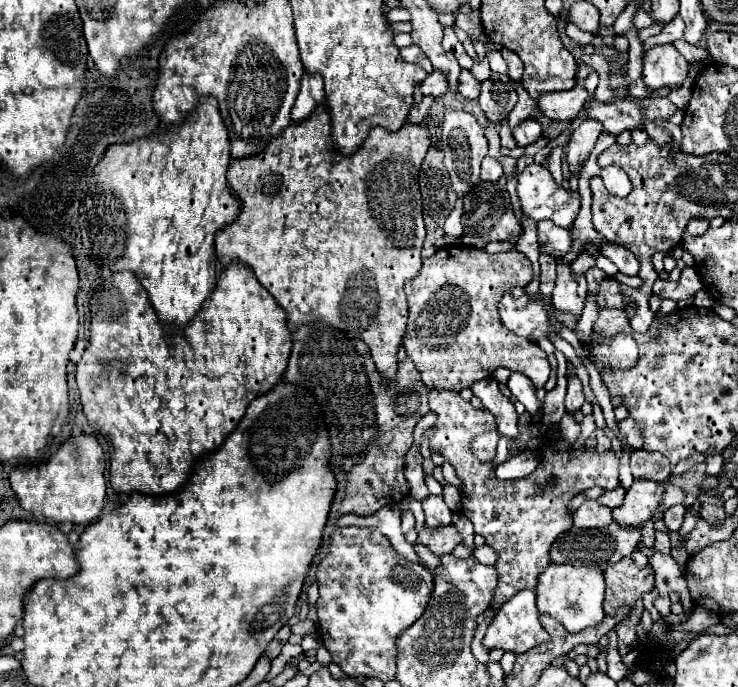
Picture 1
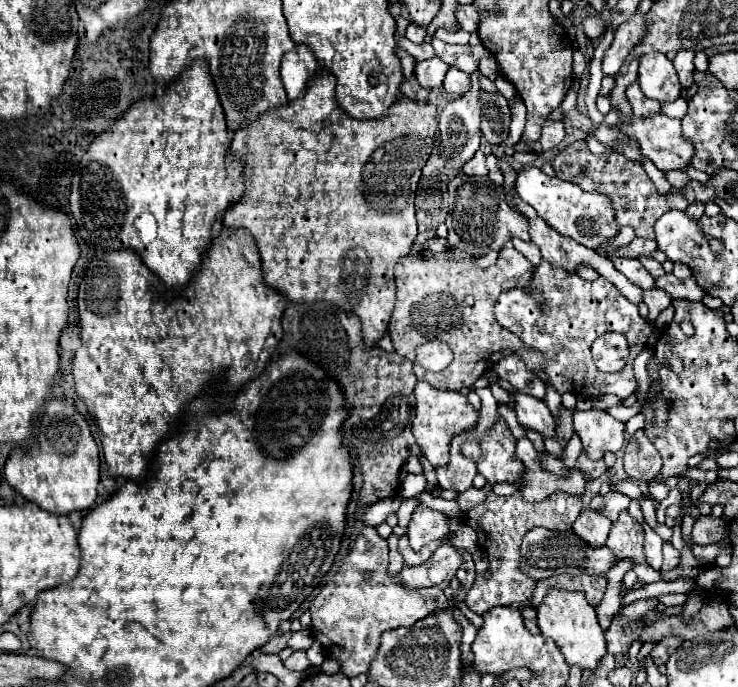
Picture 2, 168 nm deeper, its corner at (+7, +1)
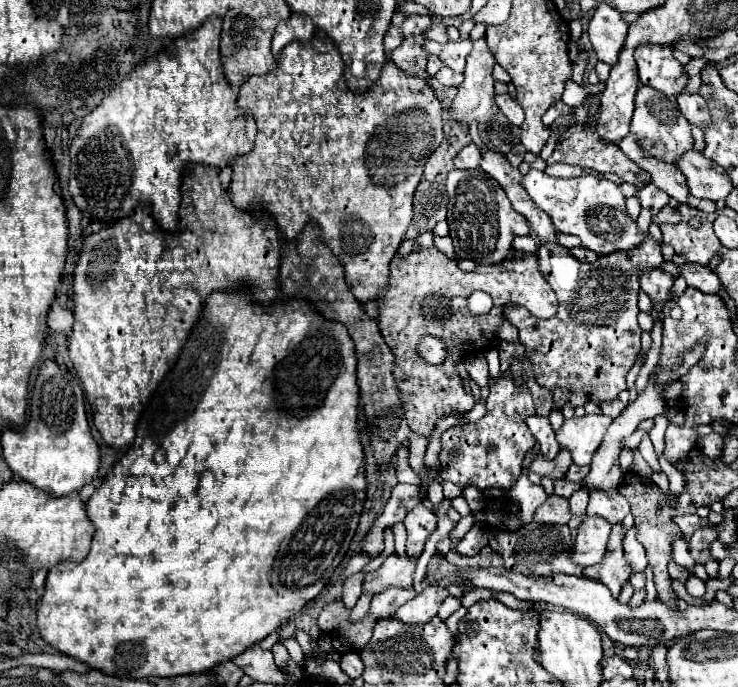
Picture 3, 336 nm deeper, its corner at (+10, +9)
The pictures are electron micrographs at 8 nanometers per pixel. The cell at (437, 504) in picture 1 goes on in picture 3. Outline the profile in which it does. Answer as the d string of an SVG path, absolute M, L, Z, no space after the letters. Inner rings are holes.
M420 503L420 505L416 505L414 509L408 511L408 515L404 519L404 525L406 525L406 531L408 531L406 555L418 557L424 549L424 541L436 529L436 515Z

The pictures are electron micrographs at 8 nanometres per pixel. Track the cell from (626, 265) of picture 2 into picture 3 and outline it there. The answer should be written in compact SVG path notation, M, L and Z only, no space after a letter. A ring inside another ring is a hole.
M644 269L640 275L640 287L654 303L668 301L672 283L674 283L674 277L660 269L648 269L648 271Z

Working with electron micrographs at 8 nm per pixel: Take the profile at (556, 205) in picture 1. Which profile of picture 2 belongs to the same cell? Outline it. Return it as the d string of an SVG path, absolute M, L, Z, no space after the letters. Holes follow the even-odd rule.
M529 167L529 169L521 171L517 175L515 189L517 189L517 195L525 203L529 203L537 211L537 215L541 219L545 219L555 231L559 231L561 235L573 237L577 243L581 243L585 247L599 249L603 243L609 243L619 231L619 227L615 223L613 203L607 195L603 195L599 191L585 193L577 185L573 185L571 181L561 181L557 177L547 177L537 167Z

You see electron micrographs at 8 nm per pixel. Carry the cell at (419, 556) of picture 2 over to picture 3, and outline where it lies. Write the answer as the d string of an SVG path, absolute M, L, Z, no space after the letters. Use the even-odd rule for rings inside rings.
M392 553L380 569L374 573L368 573L364 579L364 591L384 591L386 587L410 587L412 585L412 575L416 571L418 557L400 557L398 553Z

